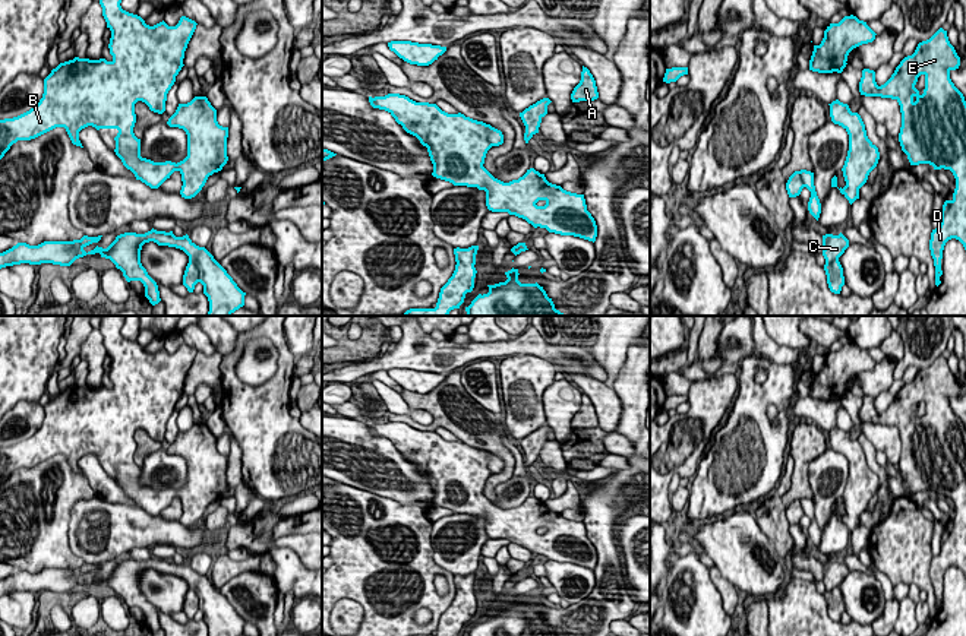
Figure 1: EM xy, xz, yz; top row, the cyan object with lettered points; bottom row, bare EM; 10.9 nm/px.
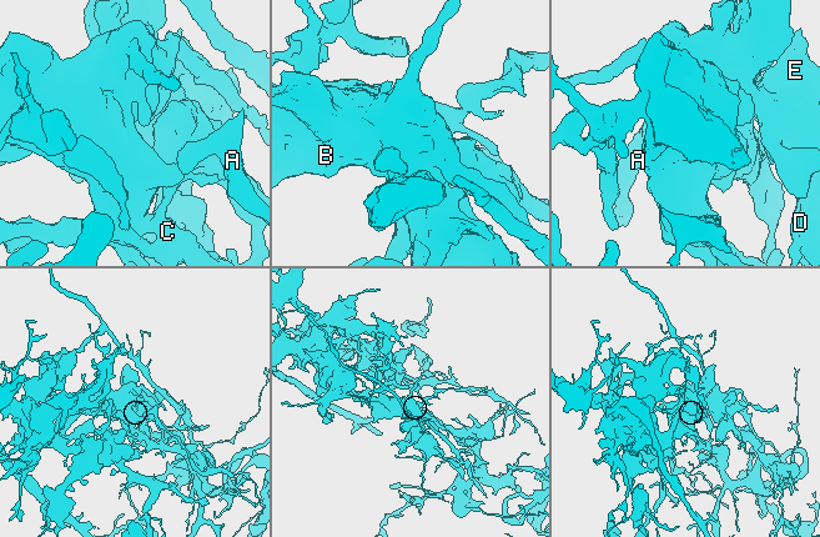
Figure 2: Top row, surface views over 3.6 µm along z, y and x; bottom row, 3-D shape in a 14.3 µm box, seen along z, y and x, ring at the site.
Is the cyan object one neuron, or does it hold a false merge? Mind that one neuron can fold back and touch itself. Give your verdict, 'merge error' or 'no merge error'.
merge error

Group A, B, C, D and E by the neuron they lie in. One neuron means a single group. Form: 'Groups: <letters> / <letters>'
Groups: A B D E / C

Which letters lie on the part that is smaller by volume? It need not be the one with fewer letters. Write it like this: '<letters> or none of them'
C

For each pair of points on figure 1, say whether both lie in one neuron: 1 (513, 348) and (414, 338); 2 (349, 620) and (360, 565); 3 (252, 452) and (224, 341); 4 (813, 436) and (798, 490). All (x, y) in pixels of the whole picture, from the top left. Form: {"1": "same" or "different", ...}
{"1": "same", "2": "different", "3": "different", "4": "same"}

